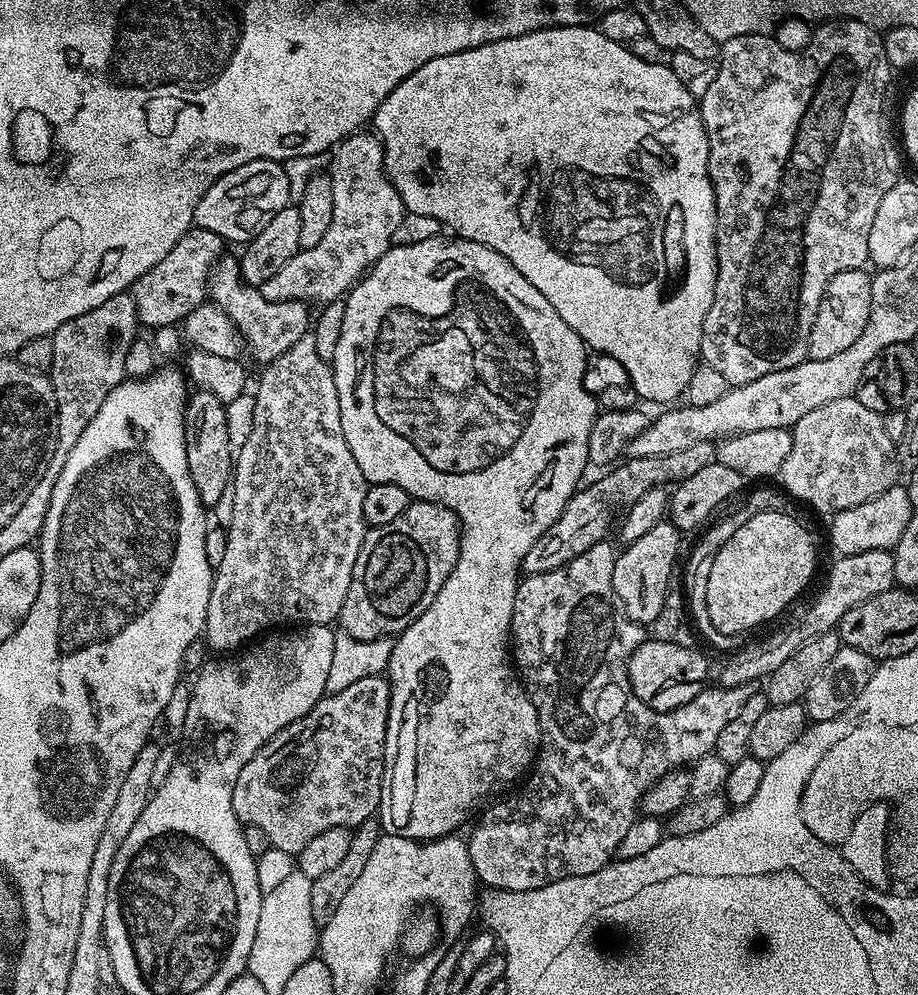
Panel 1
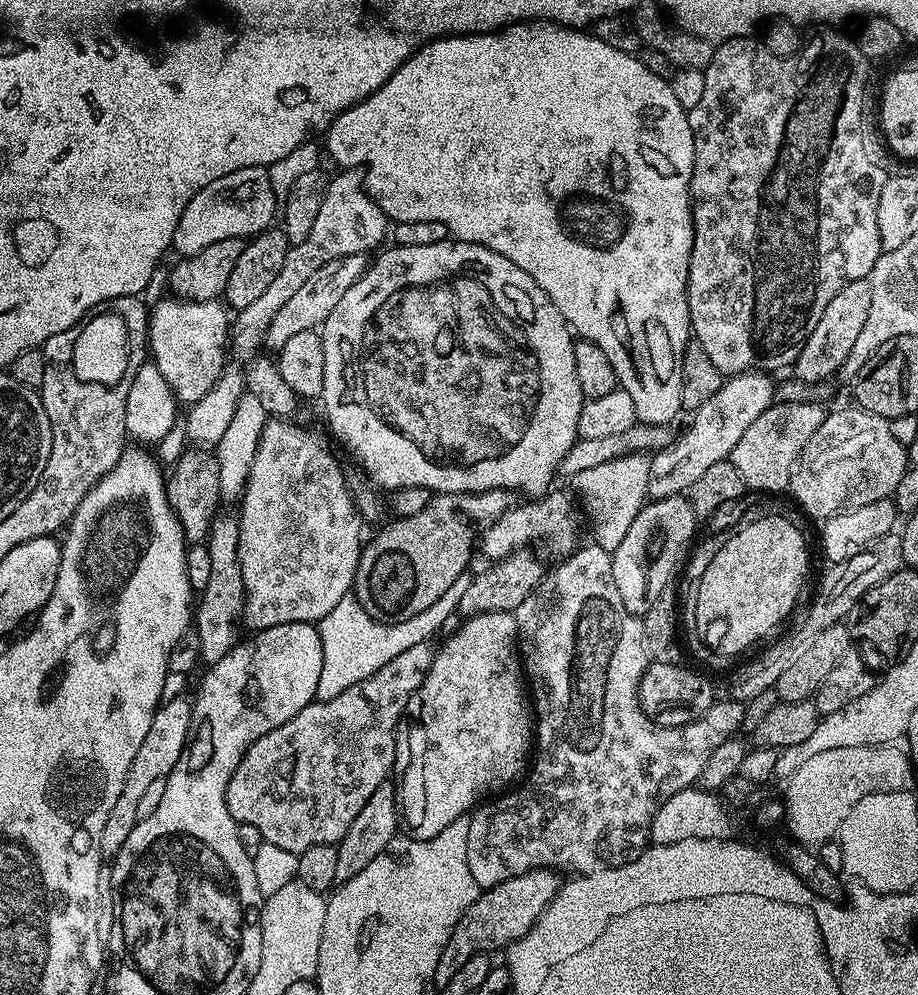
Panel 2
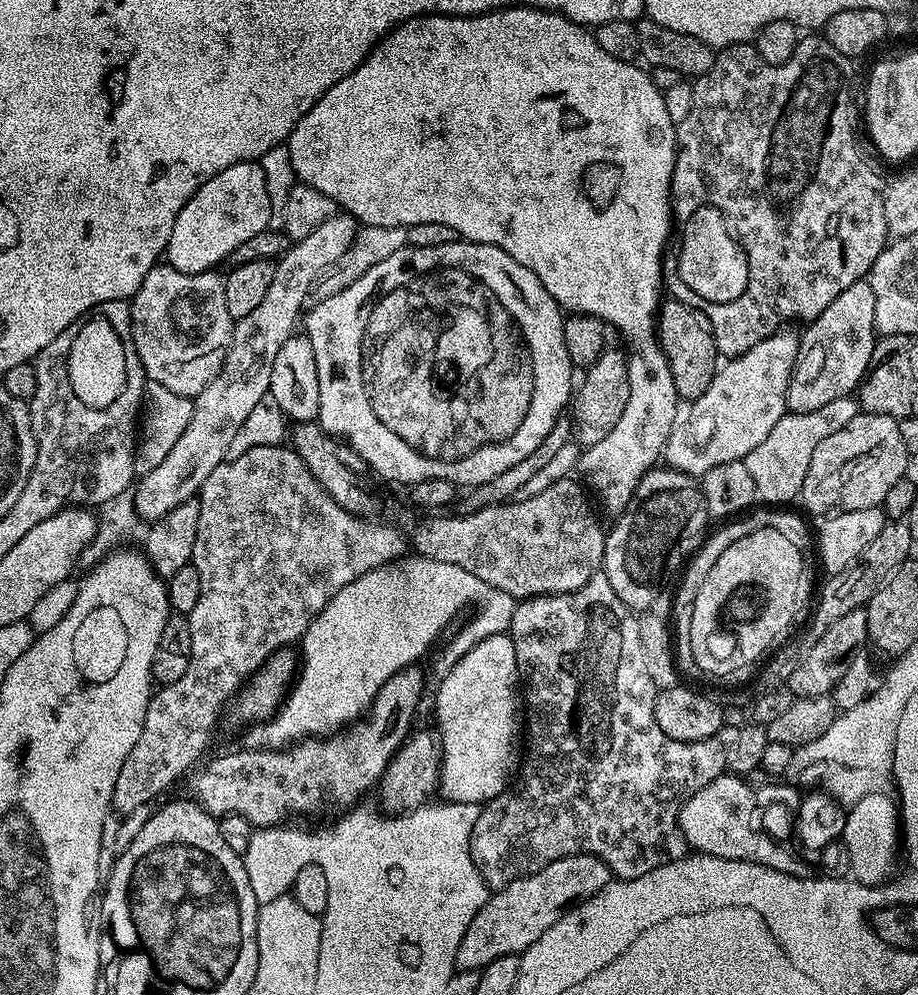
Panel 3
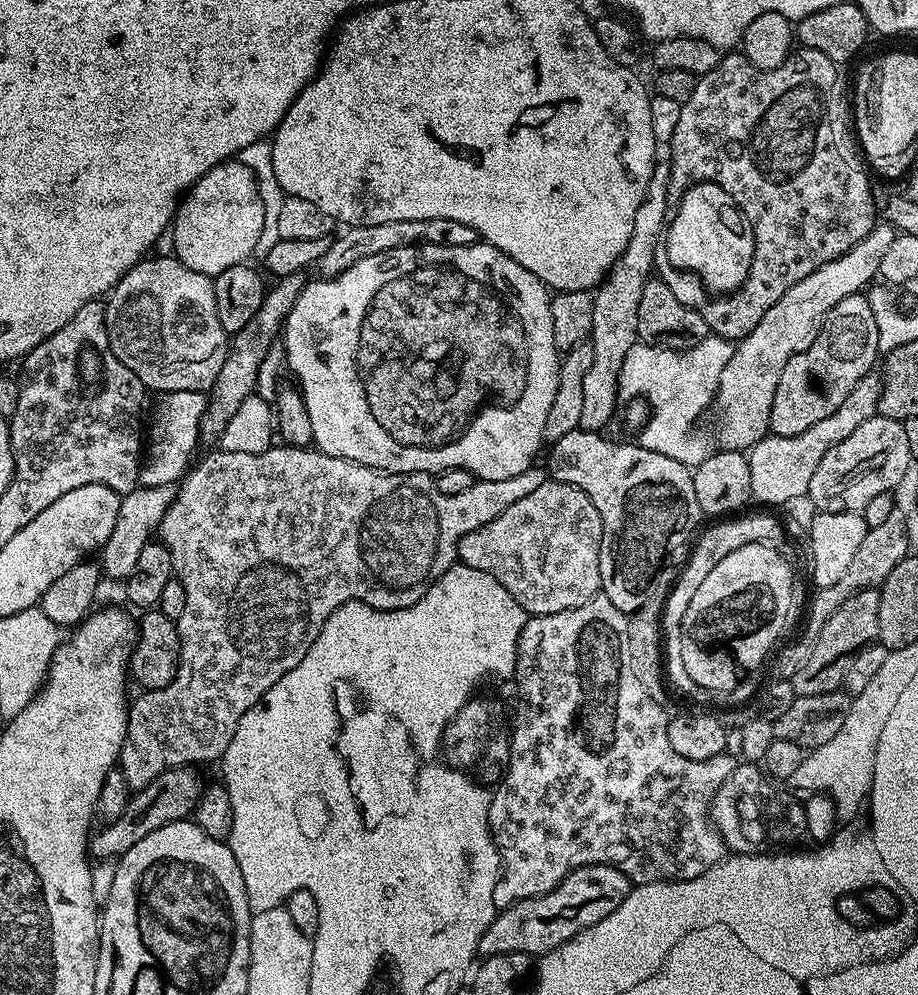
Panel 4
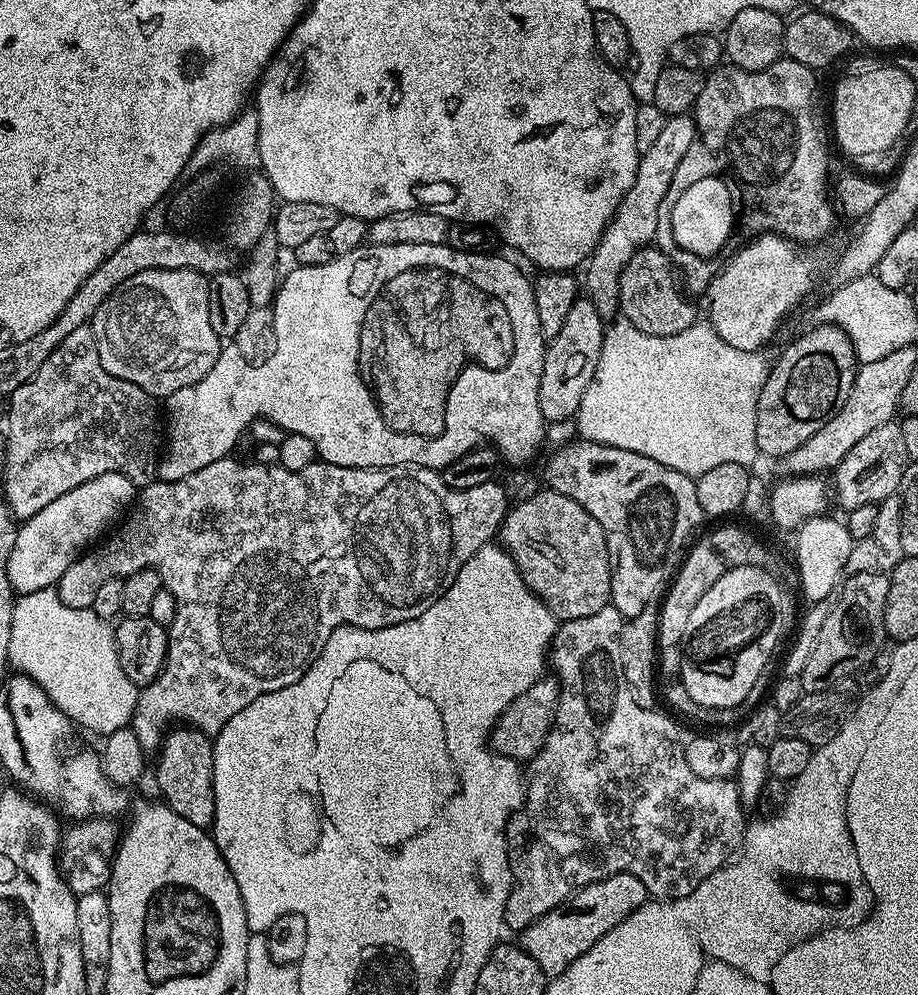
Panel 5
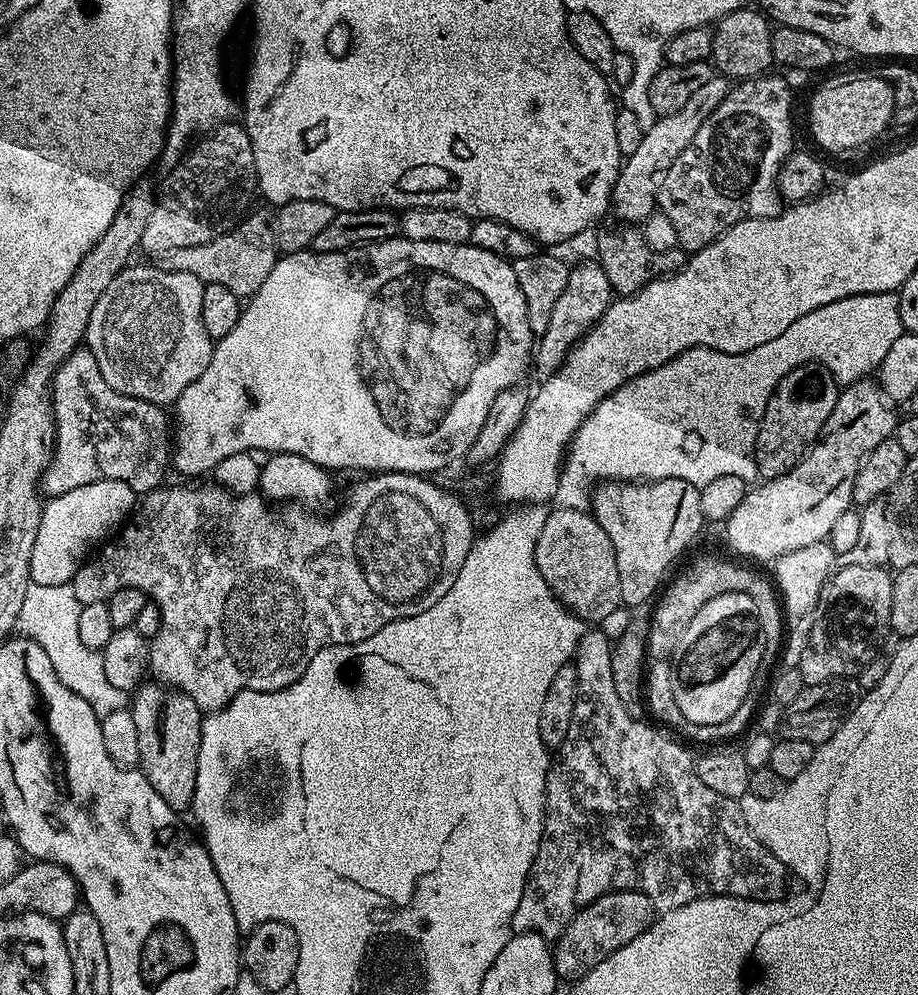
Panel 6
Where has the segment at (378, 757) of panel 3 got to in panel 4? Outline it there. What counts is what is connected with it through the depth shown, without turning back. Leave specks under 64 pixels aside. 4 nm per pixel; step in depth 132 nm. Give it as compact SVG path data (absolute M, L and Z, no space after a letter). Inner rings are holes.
M185 766L183 768L171 768L154 782L146 787L133 791L128 798L128 805L122 814L112 823L105 823L97 827L90 836L90 852L97 861L104 859L117 859L134 846L134 842L142 842L146 834L154 834L162 826L166 826L175 820L187 820L195 813L196 803L200 800L202 783L195 767Z

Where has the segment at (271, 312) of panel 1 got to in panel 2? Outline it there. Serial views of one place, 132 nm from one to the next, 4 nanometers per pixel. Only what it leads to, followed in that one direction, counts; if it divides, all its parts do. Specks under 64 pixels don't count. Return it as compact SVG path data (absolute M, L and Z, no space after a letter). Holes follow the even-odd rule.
M350 254L326 262L326 266L314 270L314 274L310 274L310 282L303 284L302 290L298 290L298 294L294 294L294 298L286 302L286 306L282 306L278 314L274 314L274 322L270 322L268 333L264 335L264 344L272 347L272 350L279 350L286 346L286 342L290 342L290 338L294 338L294 334L302 334L302 330L319 329L330 310L338 306L342 294L346 294L346 290L350 290L350 286L354 286L354 282L358 282L358 278L362 278L369 267L367 255Z

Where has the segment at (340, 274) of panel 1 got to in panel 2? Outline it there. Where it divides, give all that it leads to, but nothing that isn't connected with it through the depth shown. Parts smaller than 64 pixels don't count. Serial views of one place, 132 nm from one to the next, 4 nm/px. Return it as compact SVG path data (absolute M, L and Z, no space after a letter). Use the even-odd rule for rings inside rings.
M340 170L328 181L326 198L322 198L322 207L318 210L318 218L314 218L314 227L300 244L289 247L286 262L282 262L282 270L278 270L278 278L254 301L251 306L239 309L230 324L230 344L234 349L245 348L248 354L255 353L256 347L264 344L264 335L268 333L270 322L274 322L274 314L286 306L302 290L303 284L310 282L310 274L326 262L337 260L350 254L368 254L371 248L379 249L385 243L390 232L390 221L375 202L368 196L364 187L364 172L360 170Z

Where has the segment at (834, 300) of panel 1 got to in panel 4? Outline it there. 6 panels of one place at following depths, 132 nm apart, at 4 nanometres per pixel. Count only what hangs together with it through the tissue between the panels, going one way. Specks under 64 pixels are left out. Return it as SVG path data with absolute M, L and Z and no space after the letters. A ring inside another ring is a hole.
M867 295L842 298L842 302L828 312L810 347L786 362L786 370L782 370L782 378L778 378L778 390L774 390L774 406L770 406L771 435L801 435L822 418L830 417L859 380L873 371L872 363L876 356L878 360L879 352L878 326Z

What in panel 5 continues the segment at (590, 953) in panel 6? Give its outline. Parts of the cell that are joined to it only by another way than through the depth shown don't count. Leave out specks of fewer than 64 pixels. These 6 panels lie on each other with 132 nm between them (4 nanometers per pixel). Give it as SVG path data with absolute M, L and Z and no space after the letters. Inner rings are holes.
M623 872L602 878L598 882L587 884L585 888L579 888L554 910L530 922L518 933L518 947L530 954L534 962L538 962L545 977L557 976L566 970L566 966L570 966L570 962L582 958L582 954L586 954L586 950L590 950L590 946L594 946L602 934L610 934L610 930L614 930L622 918L630 918L630 914L647 904L649 899L646 886L642 886L634 874Z

